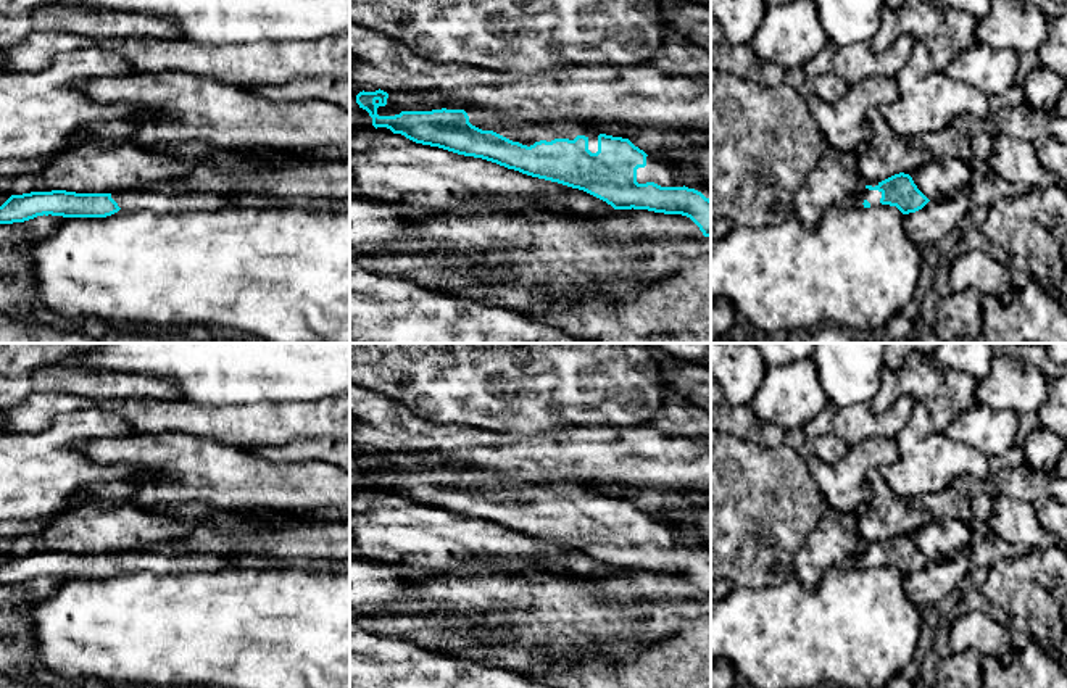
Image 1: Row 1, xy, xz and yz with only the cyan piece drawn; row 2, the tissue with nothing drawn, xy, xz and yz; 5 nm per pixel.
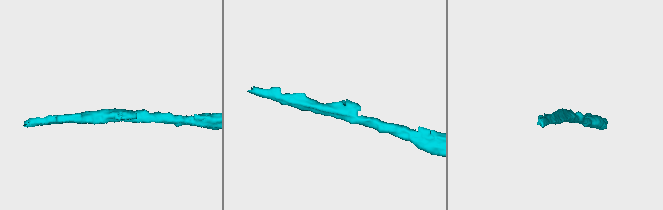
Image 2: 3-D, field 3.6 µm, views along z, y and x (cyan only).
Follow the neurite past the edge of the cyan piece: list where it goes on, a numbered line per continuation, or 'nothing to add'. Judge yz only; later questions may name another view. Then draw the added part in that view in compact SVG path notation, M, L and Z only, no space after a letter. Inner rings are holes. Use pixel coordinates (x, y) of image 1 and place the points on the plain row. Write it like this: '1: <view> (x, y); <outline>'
1: yz (872, 558); M870 543L870 545L864 545L859 551L859 556L856 557L856 567L864 569L864 562L867 561L870 564L870 569L877 569L882 567L880 559L882 559L882 553L872 549L869 551L867 548L872 546L878 546L878 543Z

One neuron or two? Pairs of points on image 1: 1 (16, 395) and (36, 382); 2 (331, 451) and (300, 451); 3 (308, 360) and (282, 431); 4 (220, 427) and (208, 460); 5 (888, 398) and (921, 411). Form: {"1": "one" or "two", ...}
{"1": "one", "2": "one", "3": "two", "4": "two", "5": "two"}

